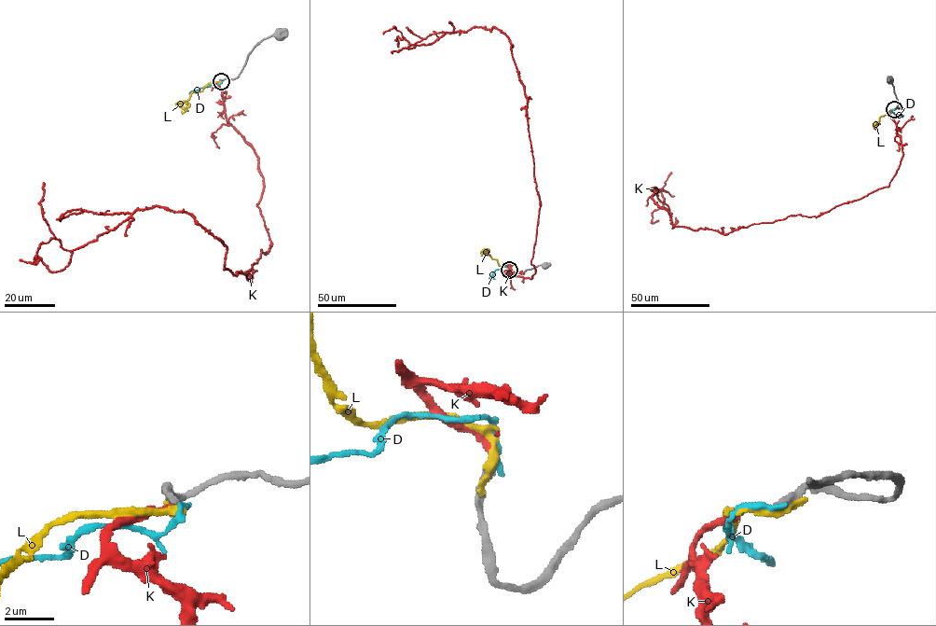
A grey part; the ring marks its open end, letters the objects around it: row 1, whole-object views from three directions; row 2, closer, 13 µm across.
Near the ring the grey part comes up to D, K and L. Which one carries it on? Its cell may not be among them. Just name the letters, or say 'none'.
K

